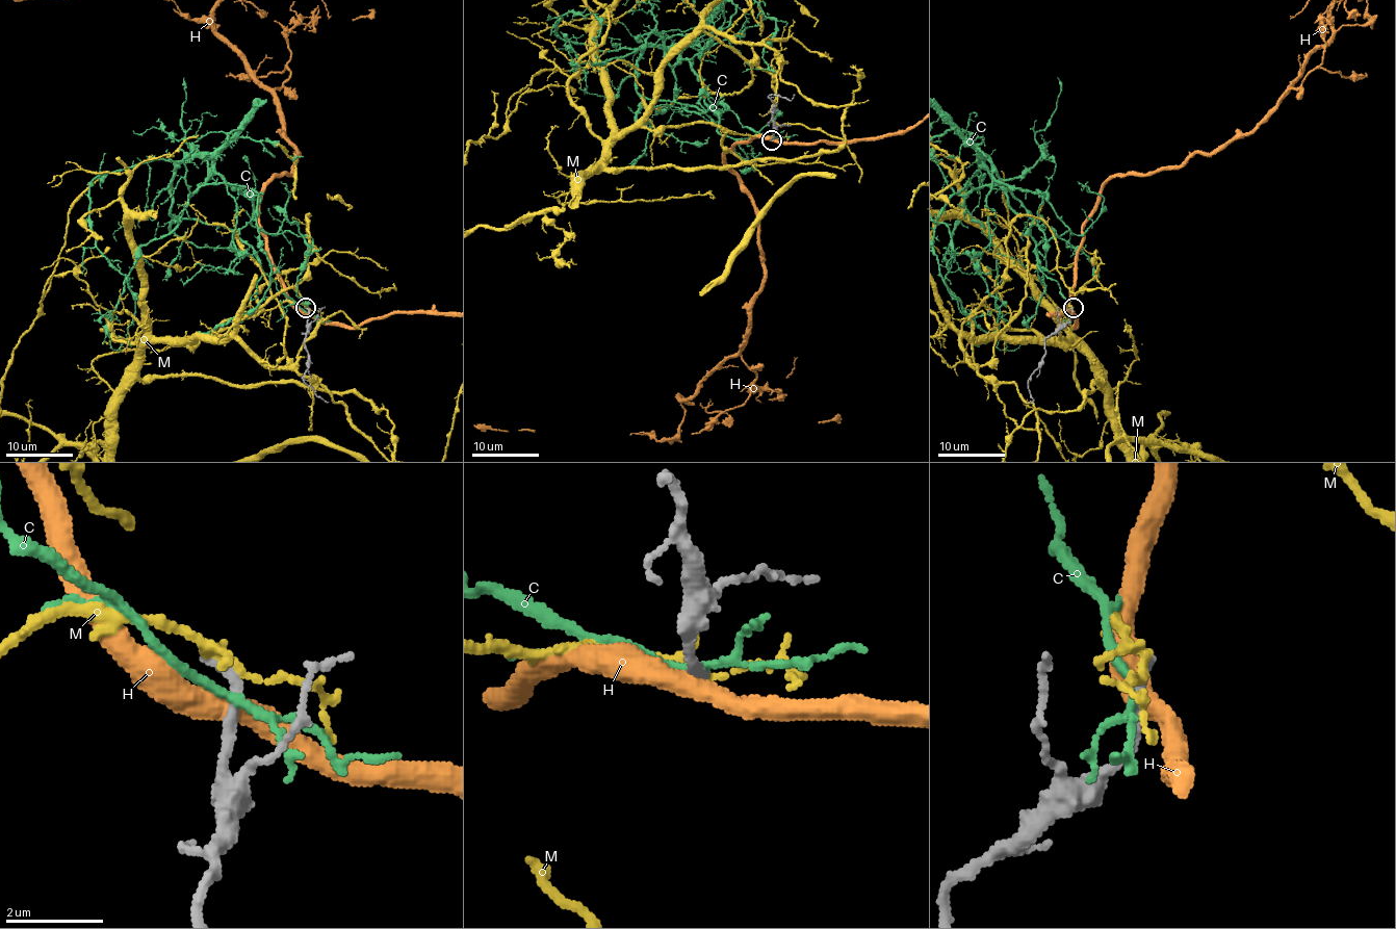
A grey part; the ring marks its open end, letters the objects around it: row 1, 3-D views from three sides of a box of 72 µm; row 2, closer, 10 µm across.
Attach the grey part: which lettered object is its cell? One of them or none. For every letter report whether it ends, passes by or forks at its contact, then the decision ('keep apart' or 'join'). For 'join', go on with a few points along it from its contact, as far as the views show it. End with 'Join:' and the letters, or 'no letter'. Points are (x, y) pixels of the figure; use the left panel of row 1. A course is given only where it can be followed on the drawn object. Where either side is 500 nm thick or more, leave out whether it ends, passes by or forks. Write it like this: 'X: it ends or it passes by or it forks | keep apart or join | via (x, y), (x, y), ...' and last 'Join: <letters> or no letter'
C: it forks | keep apart
H: it passes by | keep apart
M: it forks | keep apart
Join: no letter

